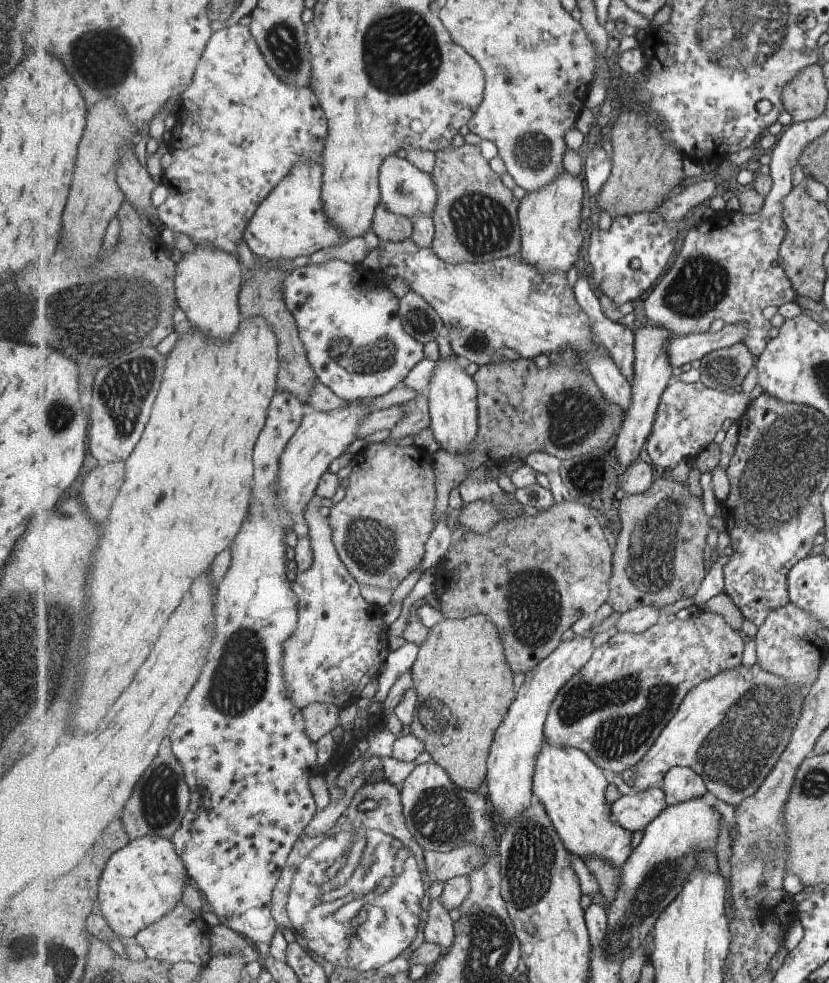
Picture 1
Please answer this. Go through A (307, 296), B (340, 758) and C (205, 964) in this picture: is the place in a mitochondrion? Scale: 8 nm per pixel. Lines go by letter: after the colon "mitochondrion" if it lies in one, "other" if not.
A: other
B: other
C: other

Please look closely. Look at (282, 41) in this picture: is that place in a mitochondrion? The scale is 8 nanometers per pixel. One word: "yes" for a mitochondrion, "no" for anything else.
yes

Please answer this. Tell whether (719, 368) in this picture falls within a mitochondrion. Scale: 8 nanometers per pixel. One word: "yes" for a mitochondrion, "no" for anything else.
yes

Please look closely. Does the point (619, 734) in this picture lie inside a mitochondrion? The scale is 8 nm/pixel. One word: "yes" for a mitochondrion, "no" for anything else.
yes

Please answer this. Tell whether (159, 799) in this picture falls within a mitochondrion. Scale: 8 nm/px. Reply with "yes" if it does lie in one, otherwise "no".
yes

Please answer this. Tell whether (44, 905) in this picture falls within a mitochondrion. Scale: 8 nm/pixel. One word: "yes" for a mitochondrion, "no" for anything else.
no

